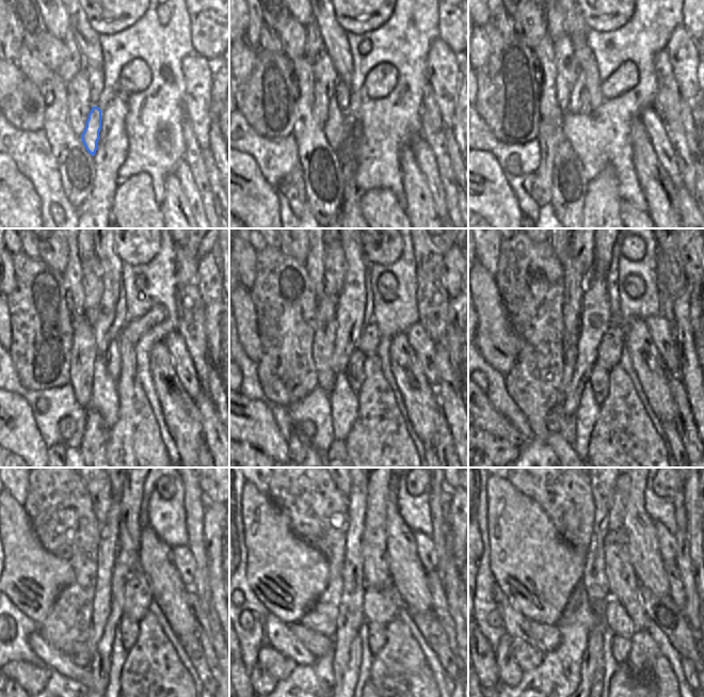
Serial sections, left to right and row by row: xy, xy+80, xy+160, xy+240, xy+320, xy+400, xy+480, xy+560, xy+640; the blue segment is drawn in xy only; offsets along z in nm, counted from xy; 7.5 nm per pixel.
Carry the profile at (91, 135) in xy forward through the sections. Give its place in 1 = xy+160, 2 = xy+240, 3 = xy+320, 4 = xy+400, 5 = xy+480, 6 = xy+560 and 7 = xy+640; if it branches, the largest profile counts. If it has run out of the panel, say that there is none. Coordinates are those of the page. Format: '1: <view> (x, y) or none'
1: xy+160 (579, 84)
2: xy+240 (112, 306)
3: xy+320 (351, 305)
4: xy+400 (595, 318)
5: xy+480 (99, 666)
6: xy+560 (347, 684)
7: xy+640 (591, 684)

